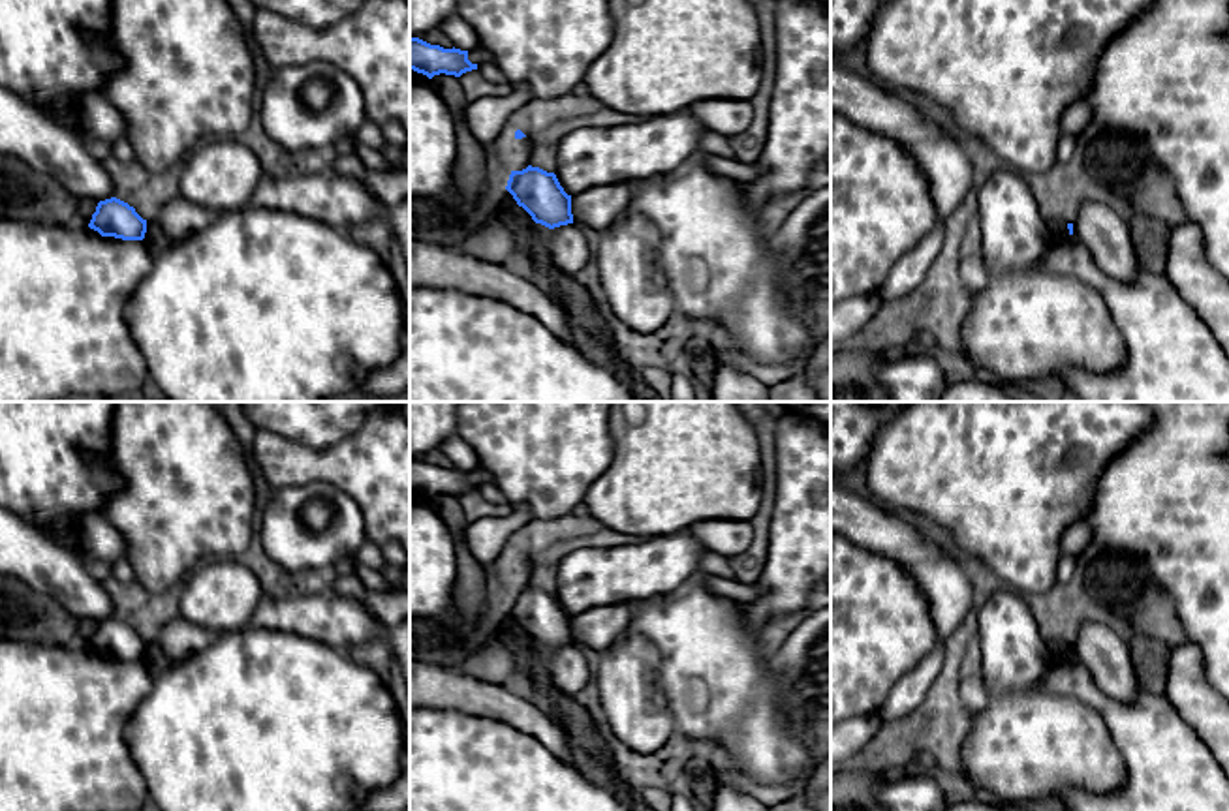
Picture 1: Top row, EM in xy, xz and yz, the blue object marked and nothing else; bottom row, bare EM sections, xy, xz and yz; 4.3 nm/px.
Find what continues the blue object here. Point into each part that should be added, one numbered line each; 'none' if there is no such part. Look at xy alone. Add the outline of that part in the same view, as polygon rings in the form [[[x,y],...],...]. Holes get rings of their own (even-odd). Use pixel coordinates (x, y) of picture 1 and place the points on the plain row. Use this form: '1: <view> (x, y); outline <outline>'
none

